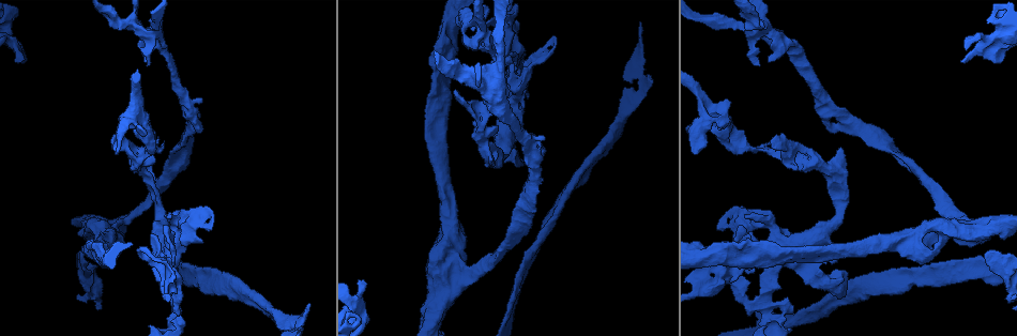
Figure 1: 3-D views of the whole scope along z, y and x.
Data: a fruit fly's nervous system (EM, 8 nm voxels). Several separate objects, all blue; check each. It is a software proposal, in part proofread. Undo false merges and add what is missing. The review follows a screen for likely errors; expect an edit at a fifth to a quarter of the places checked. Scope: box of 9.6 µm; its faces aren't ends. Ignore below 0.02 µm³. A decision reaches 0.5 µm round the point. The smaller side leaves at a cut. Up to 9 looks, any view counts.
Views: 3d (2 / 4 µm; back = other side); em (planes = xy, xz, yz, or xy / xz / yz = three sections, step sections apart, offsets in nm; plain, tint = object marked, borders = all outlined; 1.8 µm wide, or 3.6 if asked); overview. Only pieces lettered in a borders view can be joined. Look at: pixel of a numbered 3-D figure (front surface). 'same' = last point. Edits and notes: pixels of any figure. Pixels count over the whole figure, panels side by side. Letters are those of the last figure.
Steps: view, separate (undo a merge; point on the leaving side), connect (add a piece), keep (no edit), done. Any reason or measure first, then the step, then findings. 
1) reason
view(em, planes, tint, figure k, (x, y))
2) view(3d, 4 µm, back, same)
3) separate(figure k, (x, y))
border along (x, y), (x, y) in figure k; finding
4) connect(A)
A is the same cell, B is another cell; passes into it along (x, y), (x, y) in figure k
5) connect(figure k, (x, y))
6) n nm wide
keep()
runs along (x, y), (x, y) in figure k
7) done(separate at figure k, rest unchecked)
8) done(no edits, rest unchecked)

tapers out
view(3d, 4 µm, back, figure 1, (651, 84))

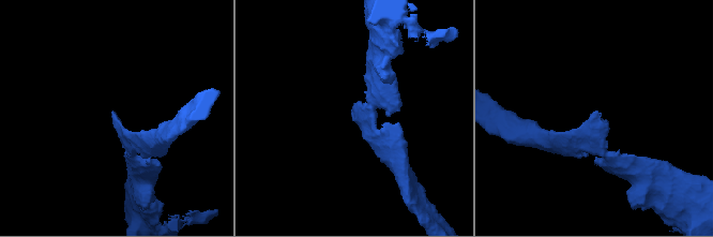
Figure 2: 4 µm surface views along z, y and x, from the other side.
need the tissue
view(em, xy, step 8, borders, figure 2, (352, 118))

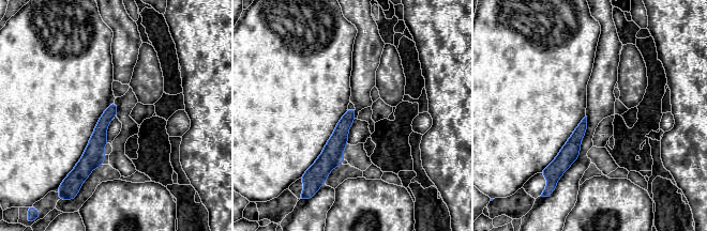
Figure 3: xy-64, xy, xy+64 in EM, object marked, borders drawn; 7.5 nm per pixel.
view(em, planes, borders, same)

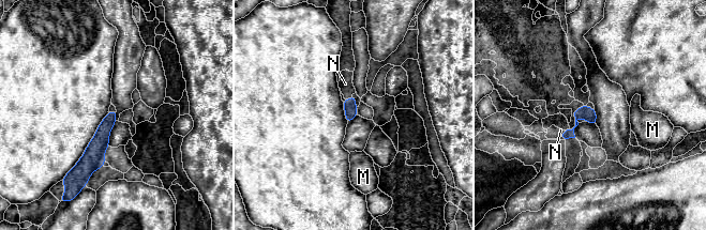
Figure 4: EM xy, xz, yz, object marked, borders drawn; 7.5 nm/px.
N touches over 70 nm
connect(N)
N is the same cell, M is another cell; passes into it along (350, 109), (349, 97), (345, 83) in figure 4; it goes on there

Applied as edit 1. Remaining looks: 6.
redraw
view(overview)

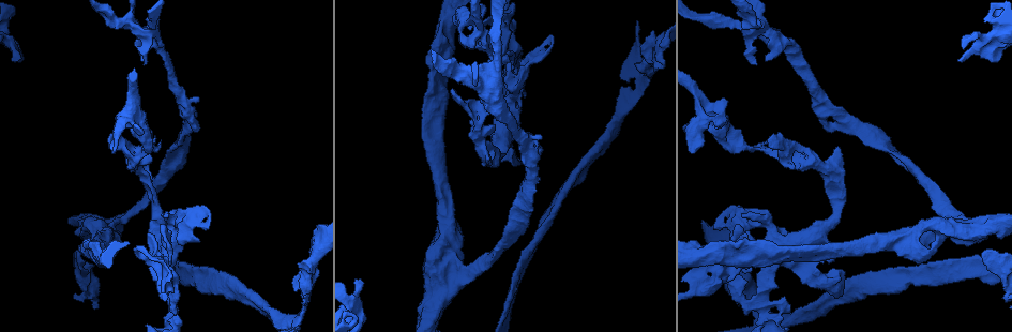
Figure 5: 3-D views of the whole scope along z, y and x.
arms part here
view(em, planes, borders, figure 5, (173, 275))

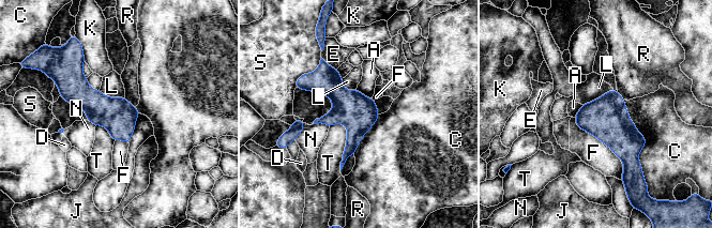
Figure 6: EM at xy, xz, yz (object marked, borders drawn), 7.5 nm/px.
280 nm wide
keep()
A, C, D, E, F, J, K, L, N, R, S and T are other cells; border along (612, 89), (582, 105) in figure 6; one cell here

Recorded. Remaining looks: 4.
side arm on a straight run
view(em, yz, step 16, tint, figure 5, (809, 160))

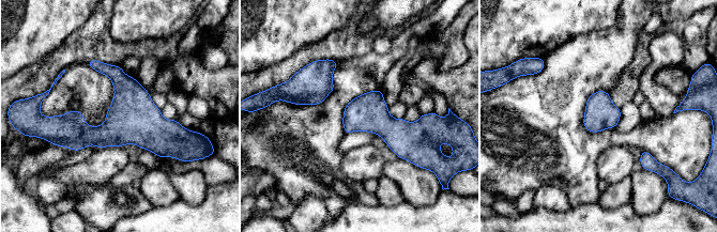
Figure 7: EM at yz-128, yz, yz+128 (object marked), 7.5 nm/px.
view(em, yz, step 16, borders, same)

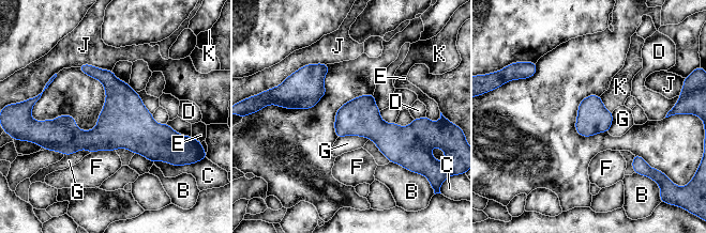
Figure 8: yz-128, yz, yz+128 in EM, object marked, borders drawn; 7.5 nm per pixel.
240 nm wide
keep()
B, C, D, E, F, G, J and K are other cells; border along (338, 137), (363, 136), (370, 139) in figure 8; one cell here

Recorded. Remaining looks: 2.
an open end
view(em, planes, borders, figure 5, (144, 63))

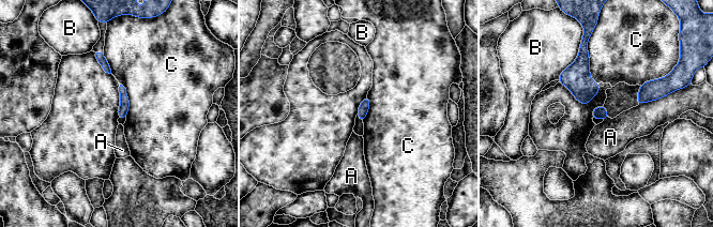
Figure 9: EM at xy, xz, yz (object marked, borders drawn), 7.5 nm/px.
keep()
A, B and C are other cells; border along (589, 39), (590, 77), (598, 82) in figure 9; none of them fits

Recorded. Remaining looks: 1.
done(connect at figure 4, rest unchecked)

